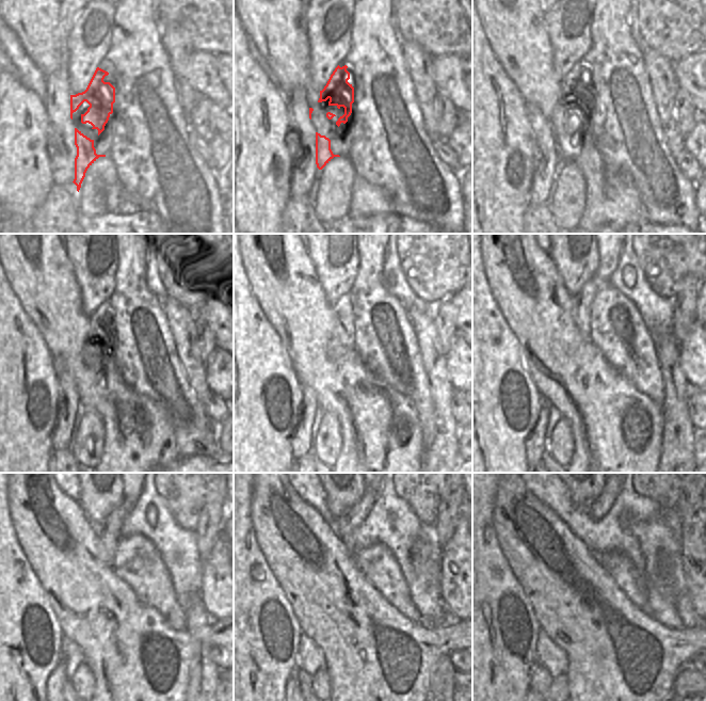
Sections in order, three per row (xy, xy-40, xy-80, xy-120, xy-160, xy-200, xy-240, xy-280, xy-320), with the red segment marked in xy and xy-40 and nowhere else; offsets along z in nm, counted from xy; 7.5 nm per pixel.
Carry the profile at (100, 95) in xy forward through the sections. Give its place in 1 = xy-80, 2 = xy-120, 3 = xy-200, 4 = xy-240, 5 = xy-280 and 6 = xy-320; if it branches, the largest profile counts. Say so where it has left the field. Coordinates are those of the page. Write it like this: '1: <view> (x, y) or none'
1: xy-80 (578, 79)
2: xy-120 (101, 318)
3: xy-200 (581, 302)
4: xy-240 (108, 531)
5: xy-280 (345, 526)
6: xy-320 (602, 505)

